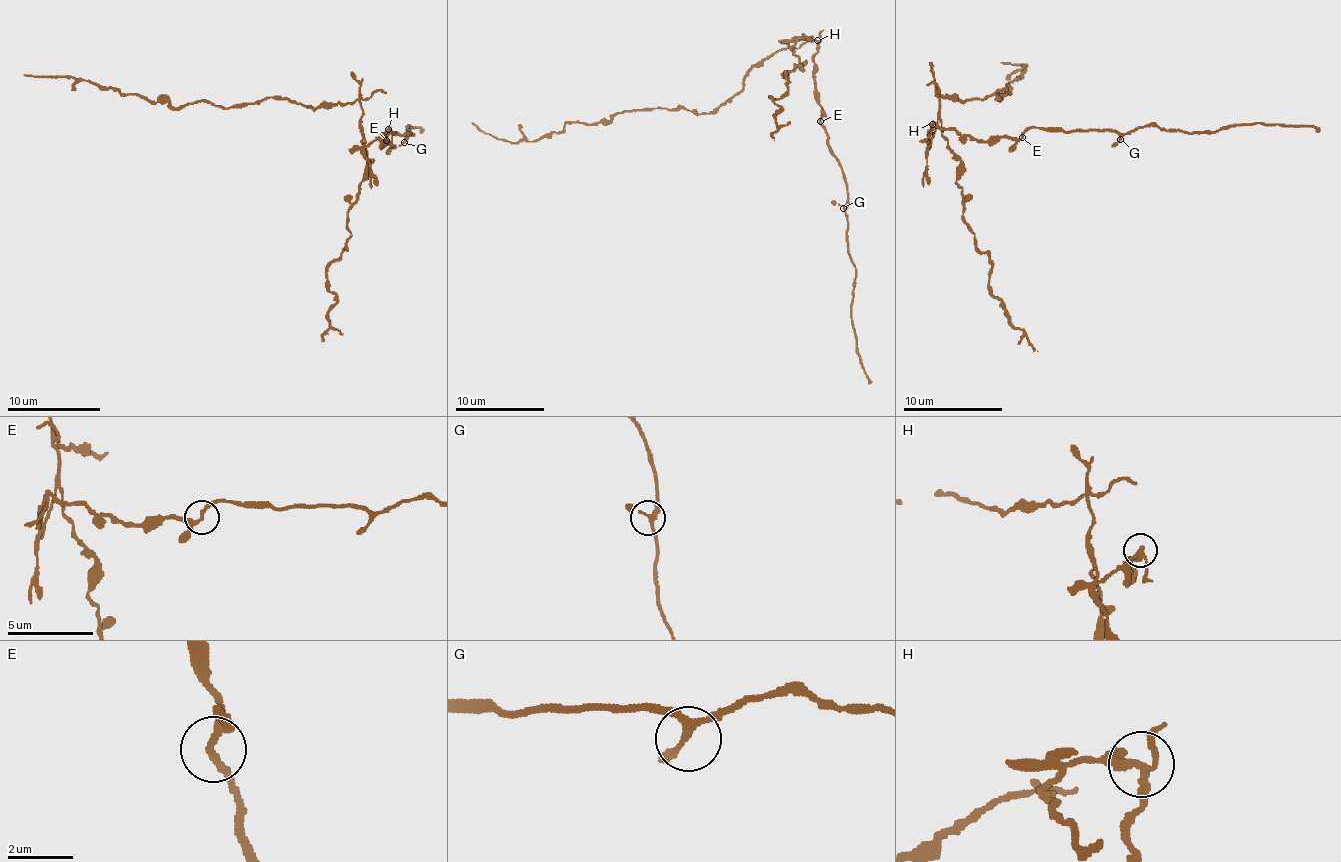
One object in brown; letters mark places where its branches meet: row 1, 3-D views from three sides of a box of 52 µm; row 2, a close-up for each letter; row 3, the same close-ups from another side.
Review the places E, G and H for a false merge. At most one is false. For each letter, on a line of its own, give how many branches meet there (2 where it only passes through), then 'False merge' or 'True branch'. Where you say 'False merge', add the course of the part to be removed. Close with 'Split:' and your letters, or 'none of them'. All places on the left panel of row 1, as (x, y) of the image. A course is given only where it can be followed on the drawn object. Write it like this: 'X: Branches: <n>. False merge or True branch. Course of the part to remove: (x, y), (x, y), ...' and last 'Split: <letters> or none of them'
E: Branches: 3. True branch
G: Branches: 3. True branch
H: Branches: 3. False merge. Course of the part to remove: (389, 130), (368, 144), (358, 102), (175, 108), (87, 80), (23, 75)
Split: H

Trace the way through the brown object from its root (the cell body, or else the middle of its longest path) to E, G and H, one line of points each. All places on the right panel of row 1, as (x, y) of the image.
E: (936, 126), (931, 139), (932, 127), (954, 129), (984, 142), (1022, 137)
G: (936, 126), (931, 139), (932, 127), (984, 142), (1052, 127), (1113, 129), (1120, 139)
H: (936, 126), (931, 139), (929, 136), (932, 124)

